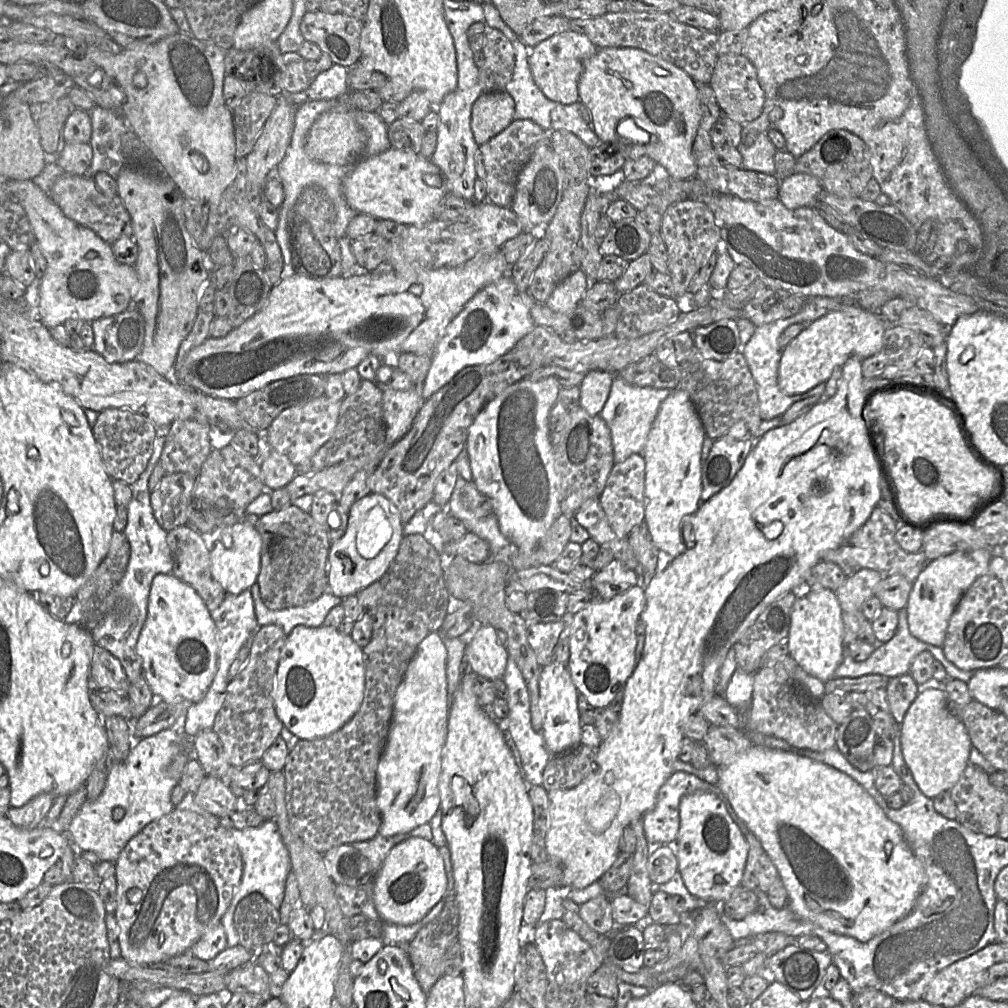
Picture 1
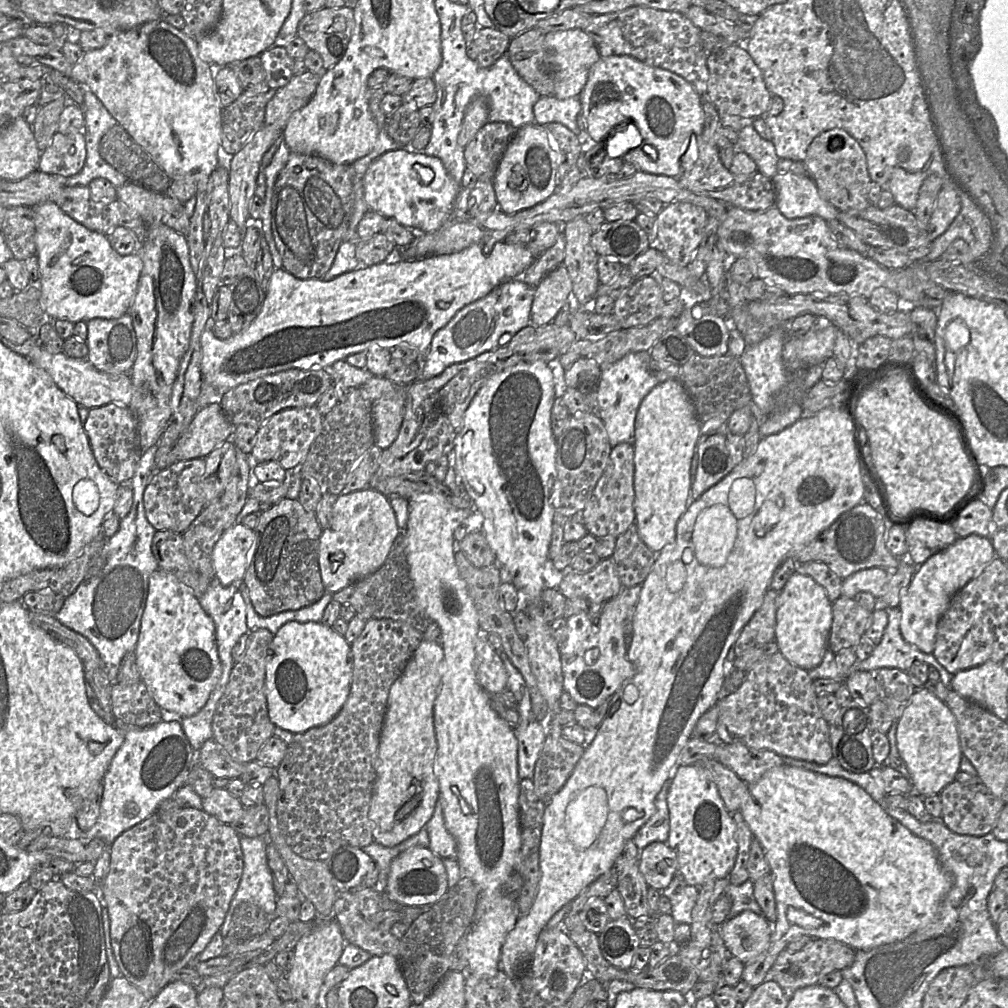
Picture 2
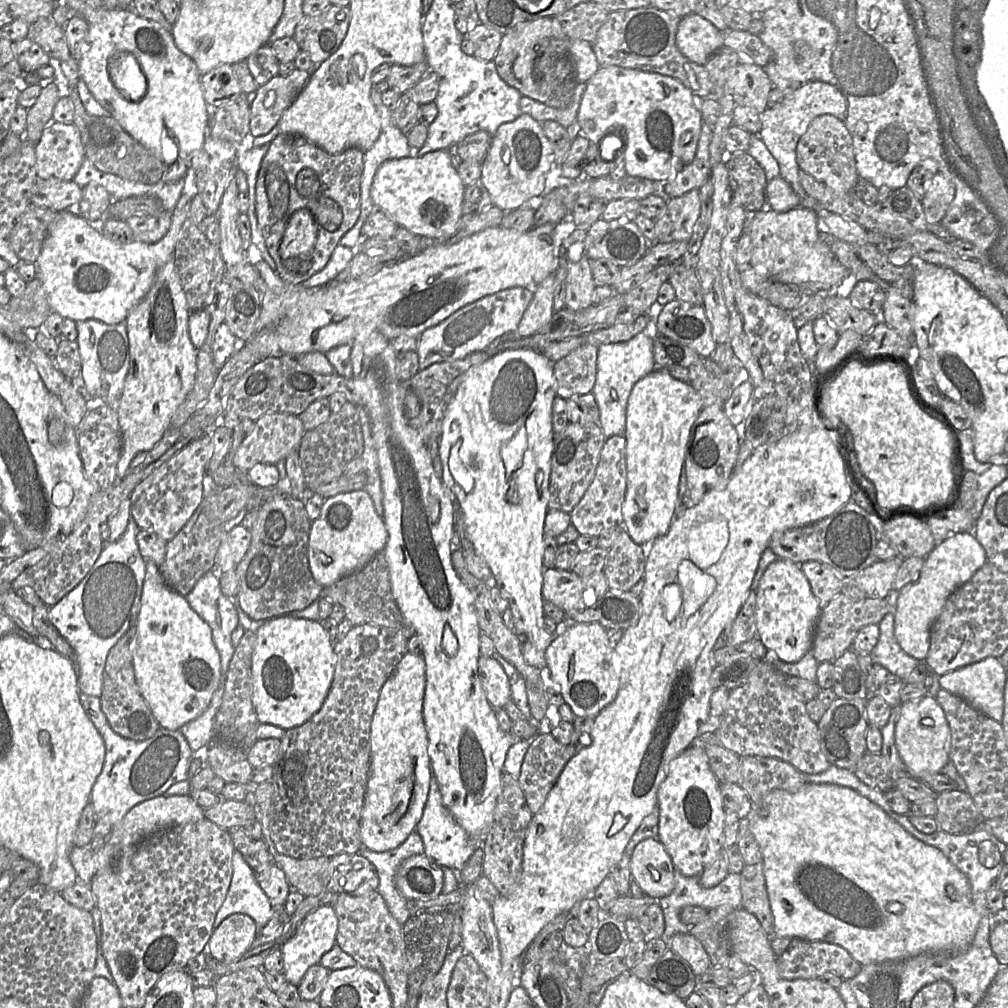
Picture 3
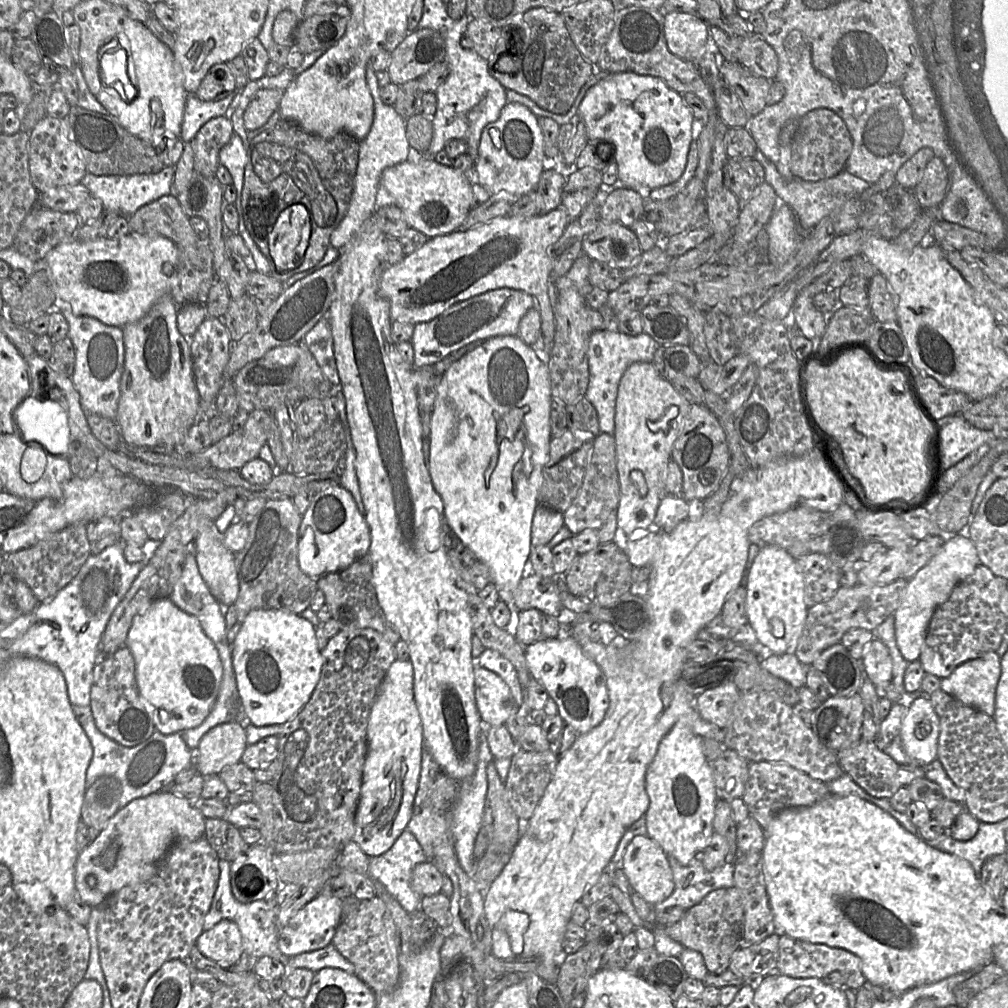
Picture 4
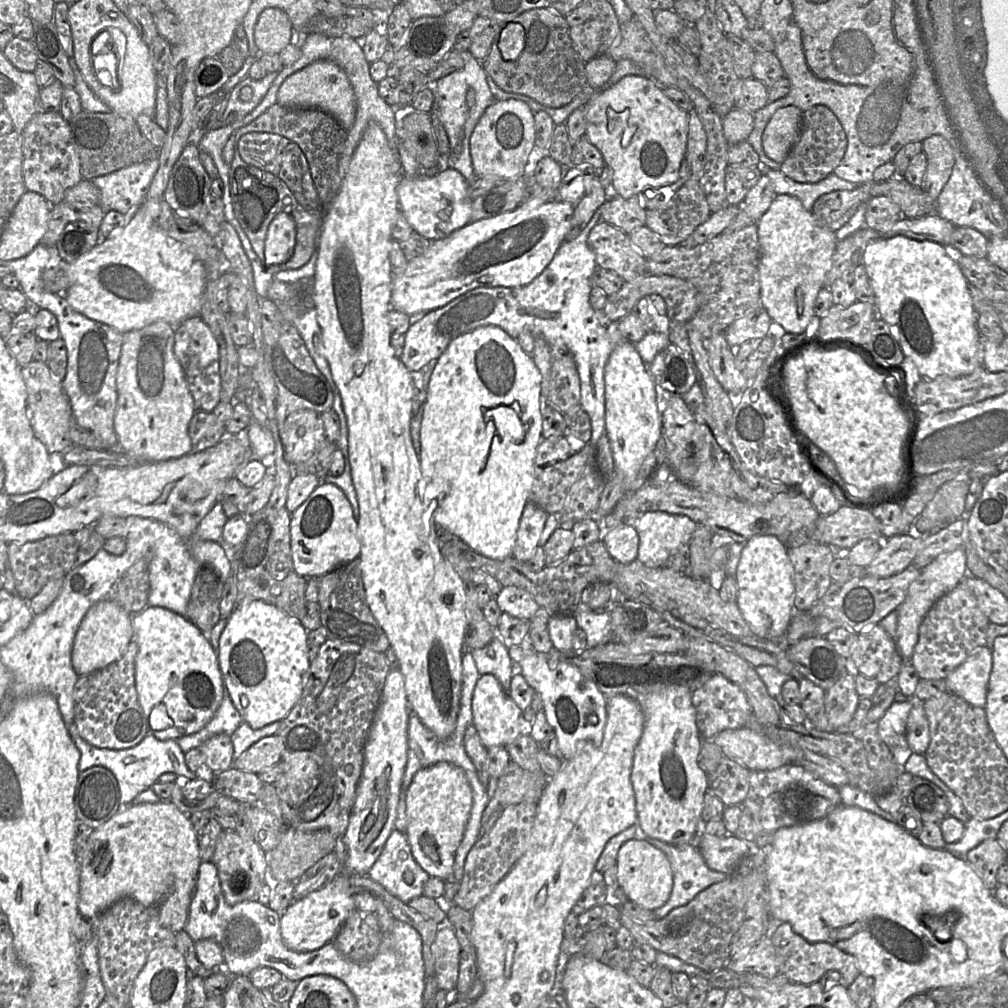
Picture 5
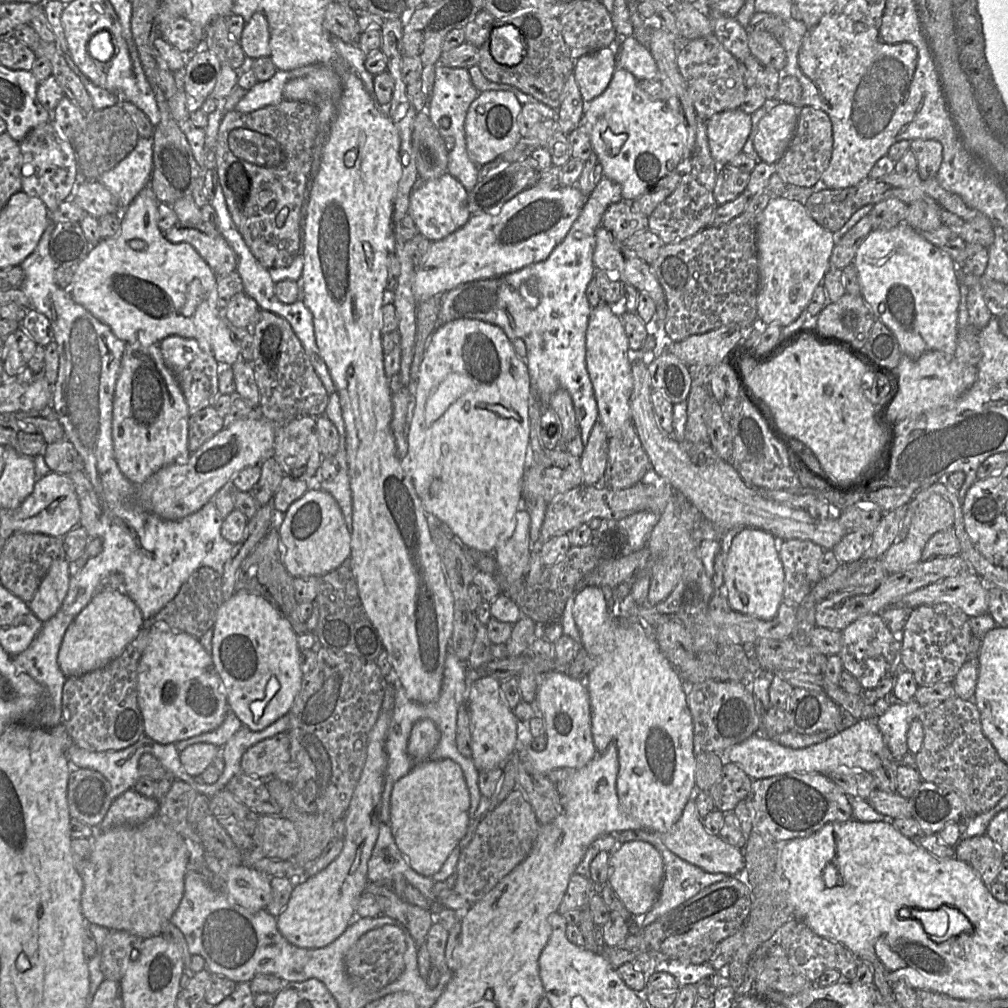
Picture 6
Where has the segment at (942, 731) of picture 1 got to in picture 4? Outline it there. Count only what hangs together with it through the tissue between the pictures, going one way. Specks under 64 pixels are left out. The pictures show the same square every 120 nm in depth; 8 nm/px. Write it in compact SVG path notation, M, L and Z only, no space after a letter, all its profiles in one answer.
M921 692L906 693L912 699L901 724L901 742L910 760L926 766L937 759L939 717L929 699Z

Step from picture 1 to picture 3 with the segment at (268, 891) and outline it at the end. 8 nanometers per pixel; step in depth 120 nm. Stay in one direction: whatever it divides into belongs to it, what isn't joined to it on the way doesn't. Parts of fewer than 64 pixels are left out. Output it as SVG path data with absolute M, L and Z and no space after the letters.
M235 851L232 858L233 876L226 898L217 912L214 927L217 927L226 917L232 914L245 914L250 916L256 923L258 930L264 928L274 911L268 896L259 885L254 869L244 860L243 856Z

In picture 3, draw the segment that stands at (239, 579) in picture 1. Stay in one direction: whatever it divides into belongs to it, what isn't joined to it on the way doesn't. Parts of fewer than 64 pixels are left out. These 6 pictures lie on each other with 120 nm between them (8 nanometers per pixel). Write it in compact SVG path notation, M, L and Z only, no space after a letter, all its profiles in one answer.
M242 524L233 527L224 537L217 555L217 573L223 573L236 569L237 565L245 557L251 543L251 530Z

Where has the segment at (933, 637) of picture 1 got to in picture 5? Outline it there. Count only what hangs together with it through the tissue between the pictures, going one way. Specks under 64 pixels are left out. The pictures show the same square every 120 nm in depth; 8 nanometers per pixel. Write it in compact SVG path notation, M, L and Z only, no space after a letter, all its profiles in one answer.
M958 548L940 554L923 568L919 577L911 583L904 601L896 609L898 611L897 649L904 661L909 661L913 654L919 639L920 625L928 611L939 598L957 587L967 575L965 550L964 548Z

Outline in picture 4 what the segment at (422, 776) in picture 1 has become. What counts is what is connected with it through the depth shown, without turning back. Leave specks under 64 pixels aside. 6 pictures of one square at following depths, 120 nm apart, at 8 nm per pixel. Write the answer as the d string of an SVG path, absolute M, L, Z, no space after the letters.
M395 660L371 708L367 727L367 755L355 813L352 841L370 858L387 852L407 830L425 748L421 717L414 699L414 670L410 660Z

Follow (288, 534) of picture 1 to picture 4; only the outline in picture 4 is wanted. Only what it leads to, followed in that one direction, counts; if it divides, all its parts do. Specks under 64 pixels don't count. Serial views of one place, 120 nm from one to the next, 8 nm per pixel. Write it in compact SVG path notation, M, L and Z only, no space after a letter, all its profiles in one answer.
M292 499L268 500L263 509L248 524L249 534L242 550L235 554L235 566L239 580L239 593L235 601L237 622L242 623L247 614L255 609L285 610L300 615L309 608L319 589L317 579L306 575L298 563L298 539L302 515Z

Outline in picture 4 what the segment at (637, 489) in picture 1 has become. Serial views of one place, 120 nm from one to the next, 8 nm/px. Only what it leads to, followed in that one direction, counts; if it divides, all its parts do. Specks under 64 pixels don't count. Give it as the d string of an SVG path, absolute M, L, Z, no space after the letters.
M599 433L593 439L593 450L581 488L570 507L563 513L564 526L573 536L586 529L599 530L610 513L617 510L619 499L620 485L615 438L612 434Z

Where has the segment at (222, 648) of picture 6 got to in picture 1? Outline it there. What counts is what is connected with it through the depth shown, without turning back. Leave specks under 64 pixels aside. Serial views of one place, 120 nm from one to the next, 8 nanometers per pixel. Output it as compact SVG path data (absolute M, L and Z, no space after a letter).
M298 625L287 635L285 644L281 650L276 673L276 681L273 689L273 701L275 712L283 725L300 740L313 740L328 736L342 728L359 710L365 690L365 662L363 647L360 647L349 635L341 634L337 628L320 626L316 628Z

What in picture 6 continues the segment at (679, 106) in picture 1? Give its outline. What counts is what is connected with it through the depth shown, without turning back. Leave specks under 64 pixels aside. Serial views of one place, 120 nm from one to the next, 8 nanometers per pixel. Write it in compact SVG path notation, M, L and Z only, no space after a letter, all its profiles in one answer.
M616 68L607 89L598 97L585 103L582 124L586 126L594 155L602 166L604 177L621 187L622 198L632 203L643 194L651 191L662 179L676 172L683 161L683 125L679 122L667 101L653 98L643 91L636 77Z

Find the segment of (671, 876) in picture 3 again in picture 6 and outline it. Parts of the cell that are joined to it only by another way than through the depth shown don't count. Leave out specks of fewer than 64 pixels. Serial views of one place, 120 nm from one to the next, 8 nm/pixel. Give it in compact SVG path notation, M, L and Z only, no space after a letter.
M627 841L618 844L611 852L608 883L633 917L639 919L653 907L663 878L664 862L661 853L648 842Z

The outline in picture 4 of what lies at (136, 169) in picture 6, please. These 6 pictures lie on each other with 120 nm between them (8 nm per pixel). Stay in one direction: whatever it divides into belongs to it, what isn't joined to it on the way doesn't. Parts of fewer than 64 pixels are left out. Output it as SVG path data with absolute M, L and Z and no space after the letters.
M164 167L156 174L133 176L95 176L87 173L81 180L81 184L90 191L92 196L101 200L105 211L113 211L122 216L130 217L144 205L172 194L174 174L174 167Z

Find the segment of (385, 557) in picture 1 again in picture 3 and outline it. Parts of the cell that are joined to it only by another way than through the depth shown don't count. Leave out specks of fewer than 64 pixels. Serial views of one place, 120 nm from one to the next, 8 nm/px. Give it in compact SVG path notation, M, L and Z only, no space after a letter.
M365 490L338 493L327 498L319 517L312 521L308 542L308 561L313 578L322 587L361 570L377 553L384 550L388 533L384 520L376 512L374 502Z

